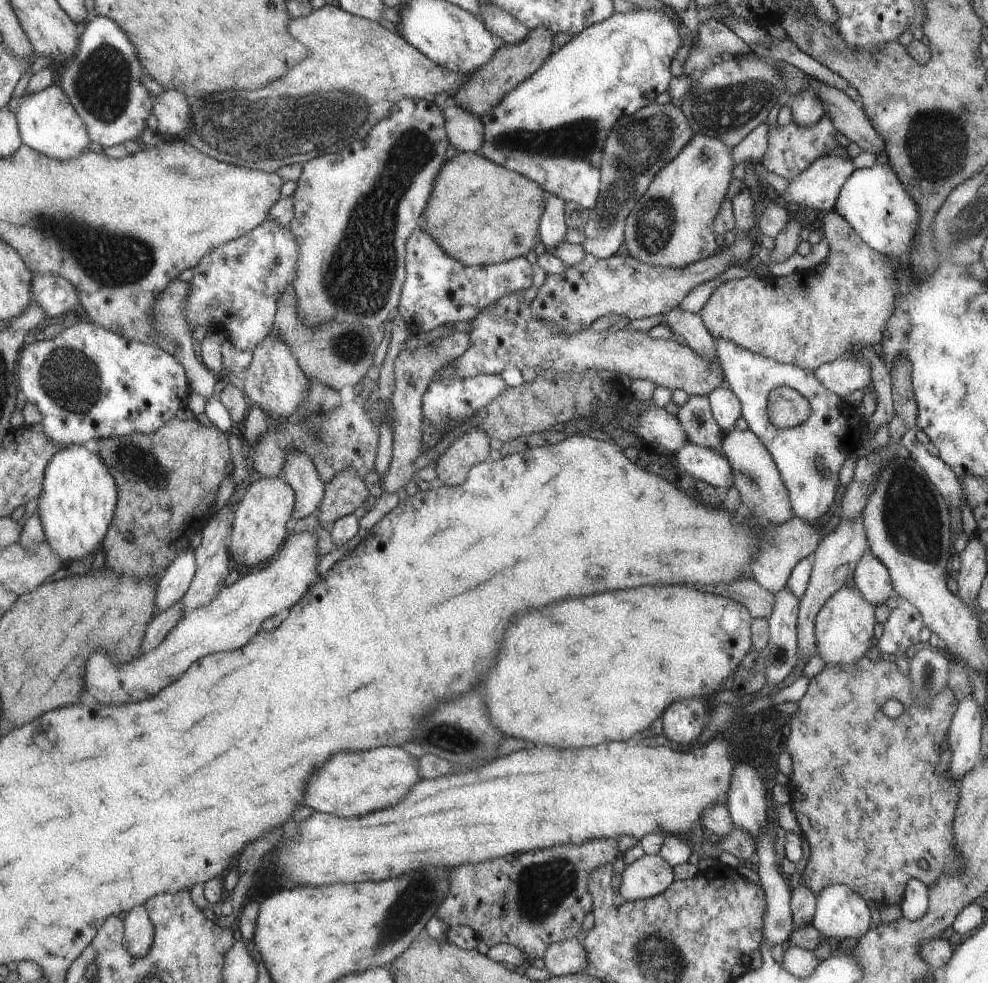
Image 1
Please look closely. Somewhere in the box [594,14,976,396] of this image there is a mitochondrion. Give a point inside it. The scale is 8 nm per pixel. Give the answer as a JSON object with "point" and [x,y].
{"point":[935,143]}

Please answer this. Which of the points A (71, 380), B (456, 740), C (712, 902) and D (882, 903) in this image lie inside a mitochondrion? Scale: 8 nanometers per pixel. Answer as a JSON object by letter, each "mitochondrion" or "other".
{"A":"mitochondrion","B":"mitochondrion","C":"other","D":"other"}

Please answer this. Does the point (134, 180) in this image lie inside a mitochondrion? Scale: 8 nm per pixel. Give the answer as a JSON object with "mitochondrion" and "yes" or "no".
{"mitochondrion":"no"}

